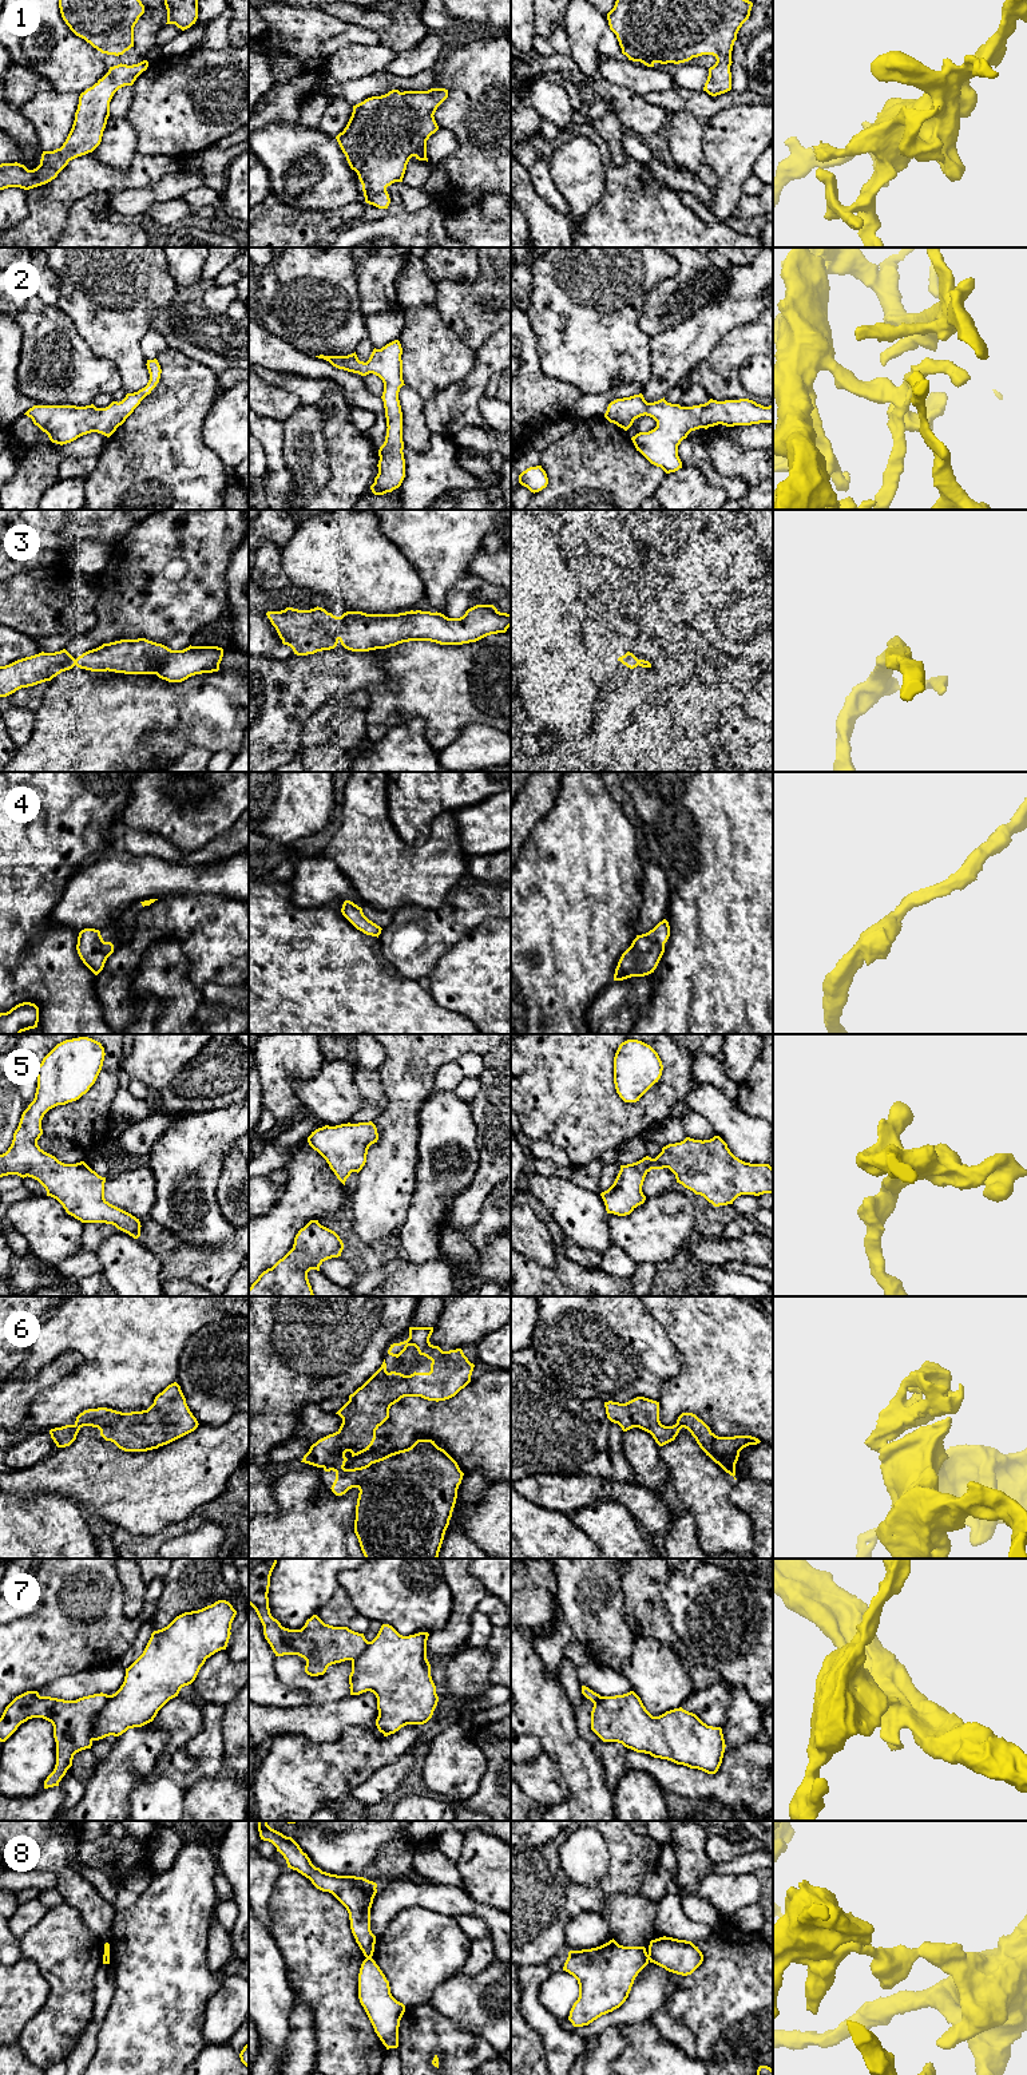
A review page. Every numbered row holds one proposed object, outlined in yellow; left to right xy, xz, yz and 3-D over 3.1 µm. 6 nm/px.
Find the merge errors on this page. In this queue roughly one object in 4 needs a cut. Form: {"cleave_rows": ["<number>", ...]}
{"cleave_rows": ["7", "8"]}

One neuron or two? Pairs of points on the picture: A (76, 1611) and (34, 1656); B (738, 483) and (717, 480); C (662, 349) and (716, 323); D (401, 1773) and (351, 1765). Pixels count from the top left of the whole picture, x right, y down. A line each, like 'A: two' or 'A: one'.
A: one
B: one
C: one
D: two

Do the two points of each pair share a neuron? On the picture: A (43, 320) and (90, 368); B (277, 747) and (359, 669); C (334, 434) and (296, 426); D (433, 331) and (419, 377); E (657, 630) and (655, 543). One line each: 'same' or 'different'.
A: same
B: same
C: different
D: same
E: different

